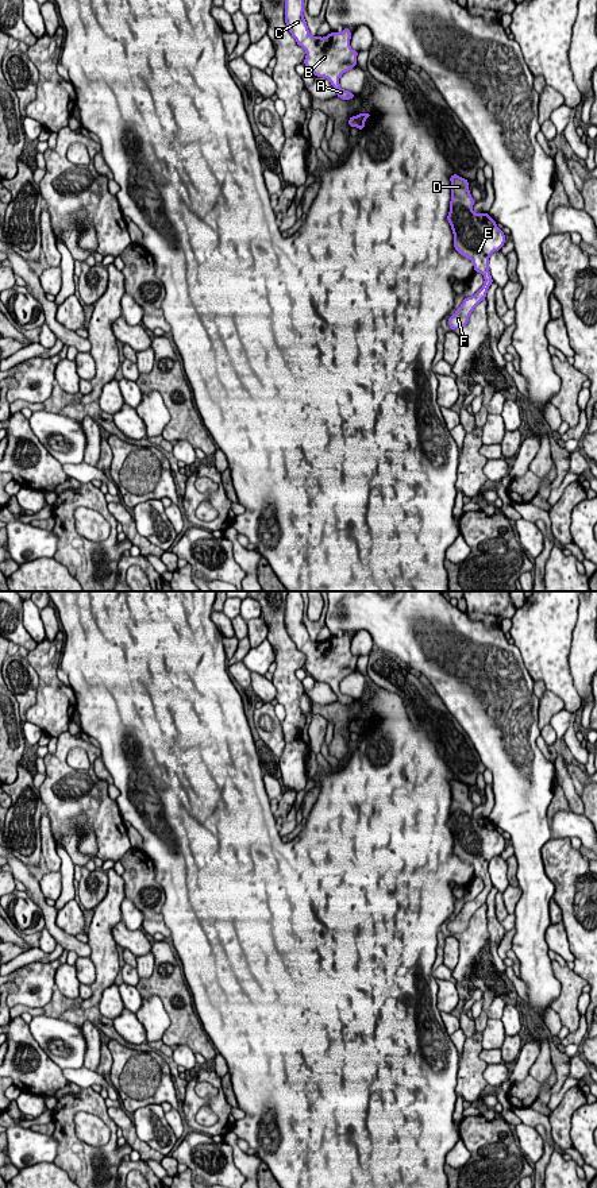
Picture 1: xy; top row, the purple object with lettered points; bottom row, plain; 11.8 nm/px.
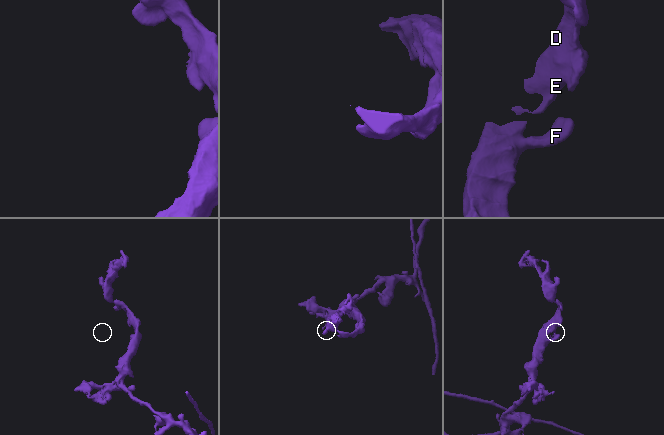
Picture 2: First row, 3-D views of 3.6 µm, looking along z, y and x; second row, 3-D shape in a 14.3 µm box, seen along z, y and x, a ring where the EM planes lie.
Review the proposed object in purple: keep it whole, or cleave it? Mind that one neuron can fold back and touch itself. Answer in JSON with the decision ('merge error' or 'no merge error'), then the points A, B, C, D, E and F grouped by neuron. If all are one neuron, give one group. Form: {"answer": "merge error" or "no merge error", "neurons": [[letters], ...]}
{"answer": "no merge error", "neurons": [["A", "B", "C", "D", "E", "F"]]}

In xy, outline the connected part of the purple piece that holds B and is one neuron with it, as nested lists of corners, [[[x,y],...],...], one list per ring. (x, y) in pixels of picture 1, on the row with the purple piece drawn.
[[[285,0],[285,23],[307,55],[304,63],[312,74],[327,78],[336,96],[351,100],[355,94],[340,88],[339,78],[343,73],[357,66],[358,51],[350,46],[350,28],[342,32],[330,32],[327,36],[312,36],[304,19],[304,0]]]

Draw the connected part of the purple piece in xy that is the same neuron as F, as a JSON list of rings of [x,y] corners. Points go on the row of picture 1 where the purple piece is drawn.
[[[452,174],[451,201],[447,221],[454,234],[454,248],[473,262],[474,271],[484,275],[484,285],[478,292],[466,297],[455,313],[448,319],[450,328],[463,328],[474,308],[486,298],[489,286],[493,284],[489,271],[489,258],[500,251],[505,243],[505,234],[497,227],[489,213],[474,213],[474,198],[469,190],[469,181]]]

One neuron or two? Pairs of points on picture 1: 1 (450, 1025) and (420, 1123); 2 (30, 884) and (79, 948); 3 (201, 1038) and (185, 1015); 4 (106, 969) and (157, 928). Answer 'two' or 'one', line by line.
1: two
2: one
3: one
4: two

